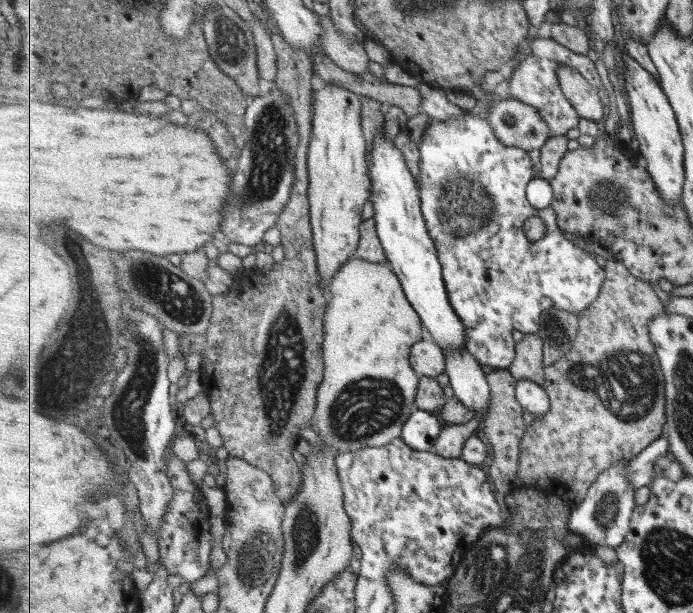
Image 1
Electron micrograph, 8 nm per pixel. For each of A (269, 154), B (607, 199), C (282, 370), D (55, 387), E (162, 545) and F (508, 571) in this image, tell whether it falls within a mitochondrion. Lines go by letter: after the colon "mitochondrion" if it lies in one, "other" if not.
A: mitochondrion
B: mitochondrion
C: mitochondrion
D: mitochondrion
E: other
F: mitochondrion

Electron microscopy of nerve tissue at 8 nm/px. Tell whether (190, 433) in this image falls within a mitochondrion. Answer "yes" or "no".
no

